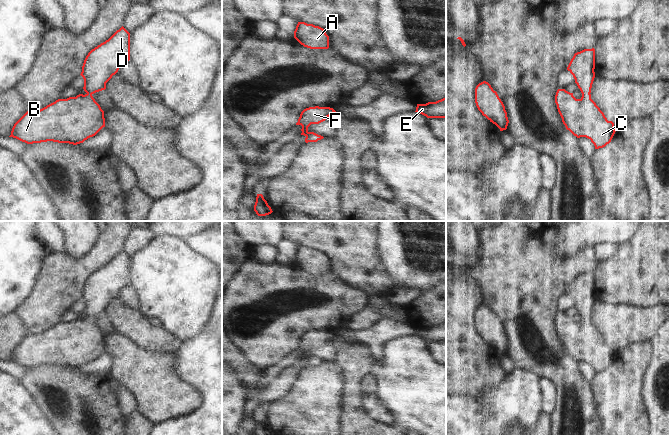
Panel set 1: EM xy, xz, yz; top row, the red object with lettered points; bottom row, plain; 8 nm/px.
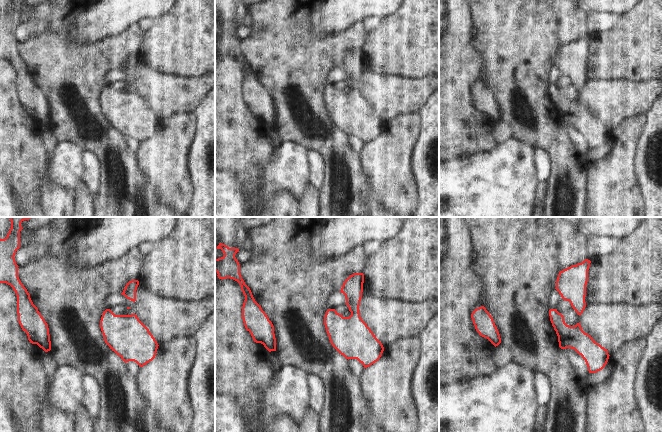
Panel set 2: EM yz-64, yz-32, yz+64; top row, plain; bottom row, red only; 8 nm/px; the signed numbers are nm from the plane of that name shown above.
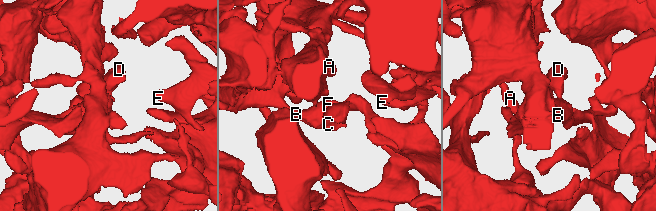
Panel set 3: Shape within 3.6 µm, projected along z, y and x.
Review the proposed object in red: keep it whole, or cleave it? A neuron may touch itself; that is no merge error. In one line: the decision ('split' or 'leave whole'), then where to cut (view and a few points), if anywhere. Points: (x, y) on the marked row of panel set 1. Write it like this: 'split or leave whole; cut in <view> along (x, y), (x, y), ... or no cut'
leave whole; no cut

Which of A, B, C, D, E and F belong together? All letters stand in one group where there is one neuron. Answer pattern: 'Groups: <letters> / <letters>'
Groups: A B C D E F.

